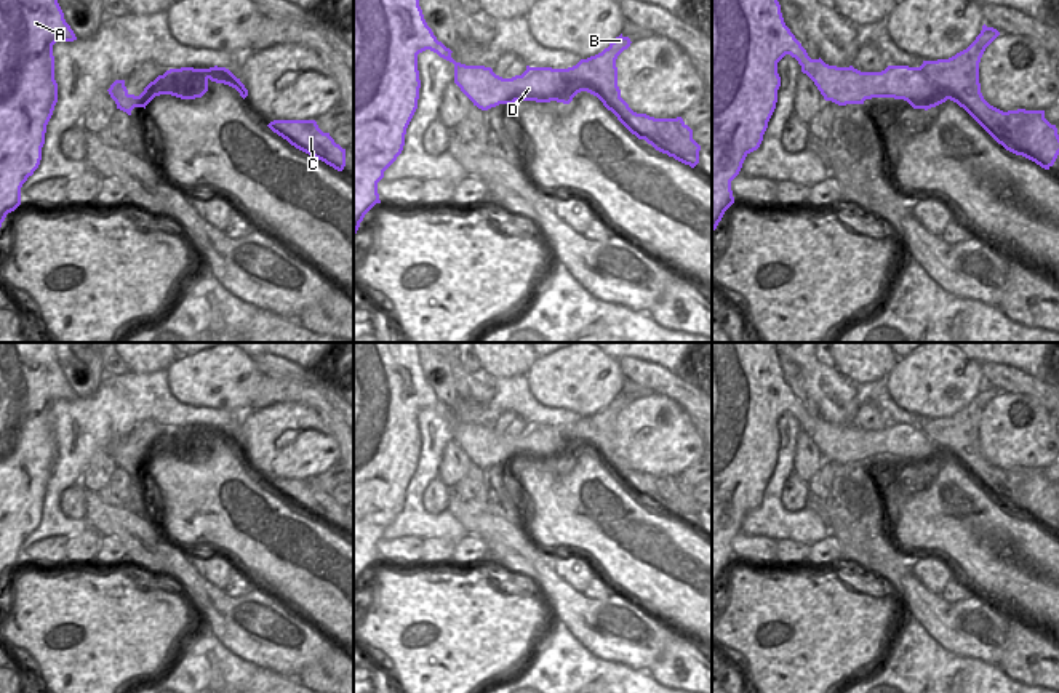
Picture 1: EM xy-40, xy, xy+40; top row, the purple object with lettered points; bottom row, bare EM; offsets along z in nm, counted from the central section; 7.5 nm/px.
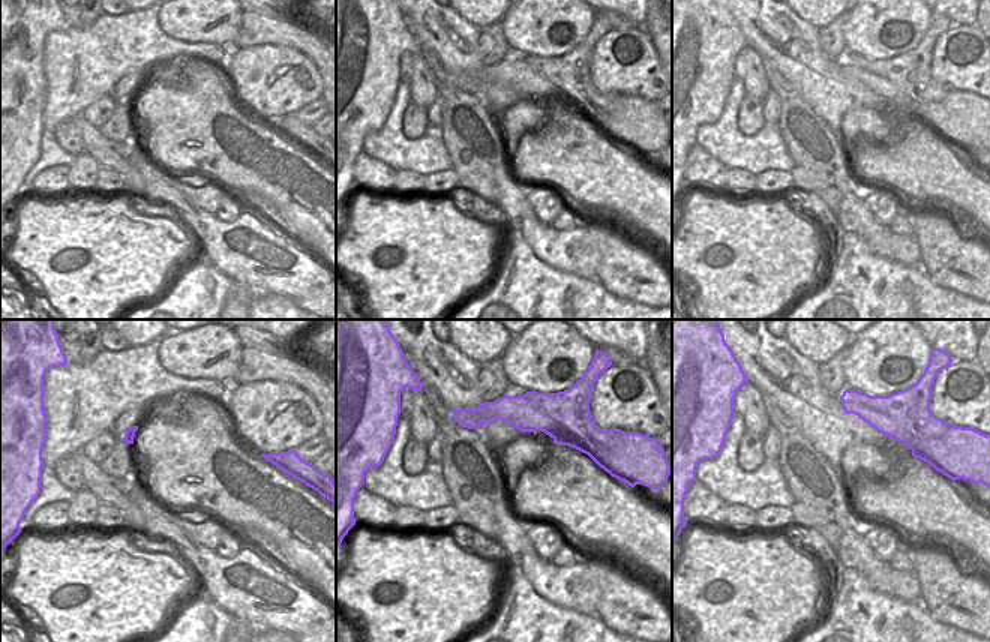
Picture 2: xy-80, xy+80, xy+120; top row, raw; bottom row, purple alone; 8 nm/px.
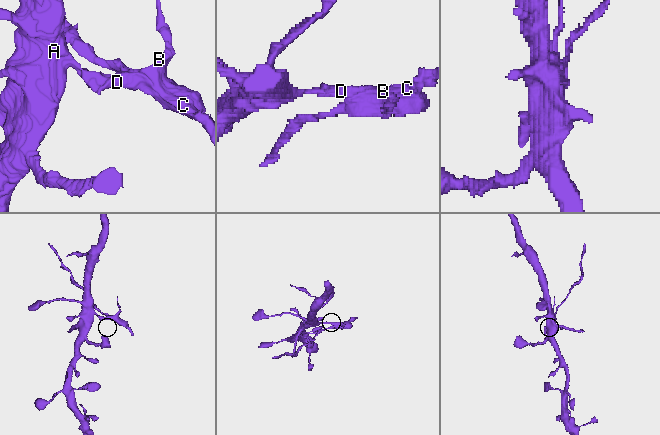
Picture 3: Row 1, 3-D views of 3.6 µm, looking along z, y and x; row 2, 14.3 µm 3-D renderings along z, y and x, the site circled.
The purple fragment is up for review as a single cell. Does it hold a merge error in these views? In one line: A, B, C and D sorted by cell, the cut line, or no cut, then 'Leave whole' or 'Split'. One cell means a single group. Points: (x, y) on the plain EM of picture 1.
Groups: A / B C D. Split along xy+40 (824, 421), (818, 423), (808, 434). Split.

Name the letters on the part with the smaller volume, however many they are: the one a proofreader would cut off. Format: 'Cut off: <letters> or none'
Cut off: B, C, D

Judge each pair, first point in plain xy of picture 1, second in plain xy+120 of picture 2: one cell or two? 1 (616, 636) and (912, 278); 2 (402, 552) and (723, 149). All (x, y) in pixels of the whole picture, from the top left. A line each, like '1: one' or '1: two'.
1: two
2: two

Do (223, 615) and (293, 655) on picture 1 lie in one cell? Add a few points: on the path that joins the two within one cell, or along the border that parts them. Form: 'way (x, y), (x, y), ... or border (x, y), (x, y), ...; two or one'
way (240, 623), (275, 637); one

